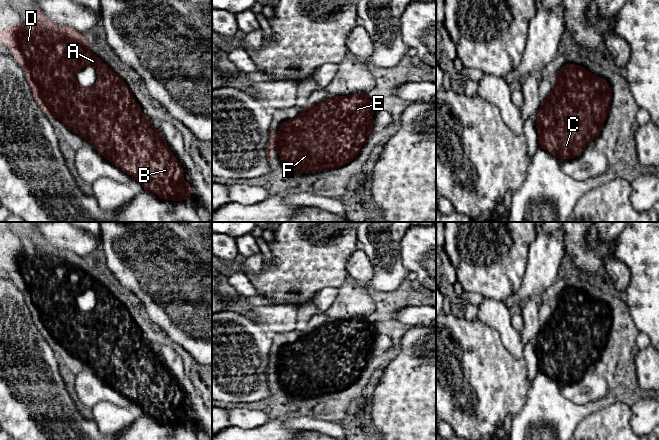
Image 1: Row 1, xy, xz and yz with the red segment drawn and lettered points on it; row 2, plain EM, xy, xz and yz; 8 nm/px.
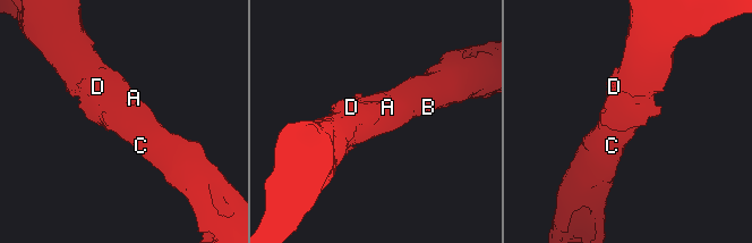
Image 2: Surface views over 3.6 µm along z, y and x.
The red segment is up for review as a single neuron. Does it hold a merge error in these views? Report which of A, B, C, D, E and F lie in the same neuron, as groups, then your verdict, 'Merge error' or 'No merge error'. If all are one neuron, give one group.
Groups: A B C D E F. No merge error

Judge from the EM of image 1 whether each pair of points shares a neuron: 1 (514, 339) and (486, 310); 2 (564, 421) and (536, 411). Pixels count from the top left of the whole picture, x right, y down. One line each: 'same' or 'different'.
1: same
2: same

